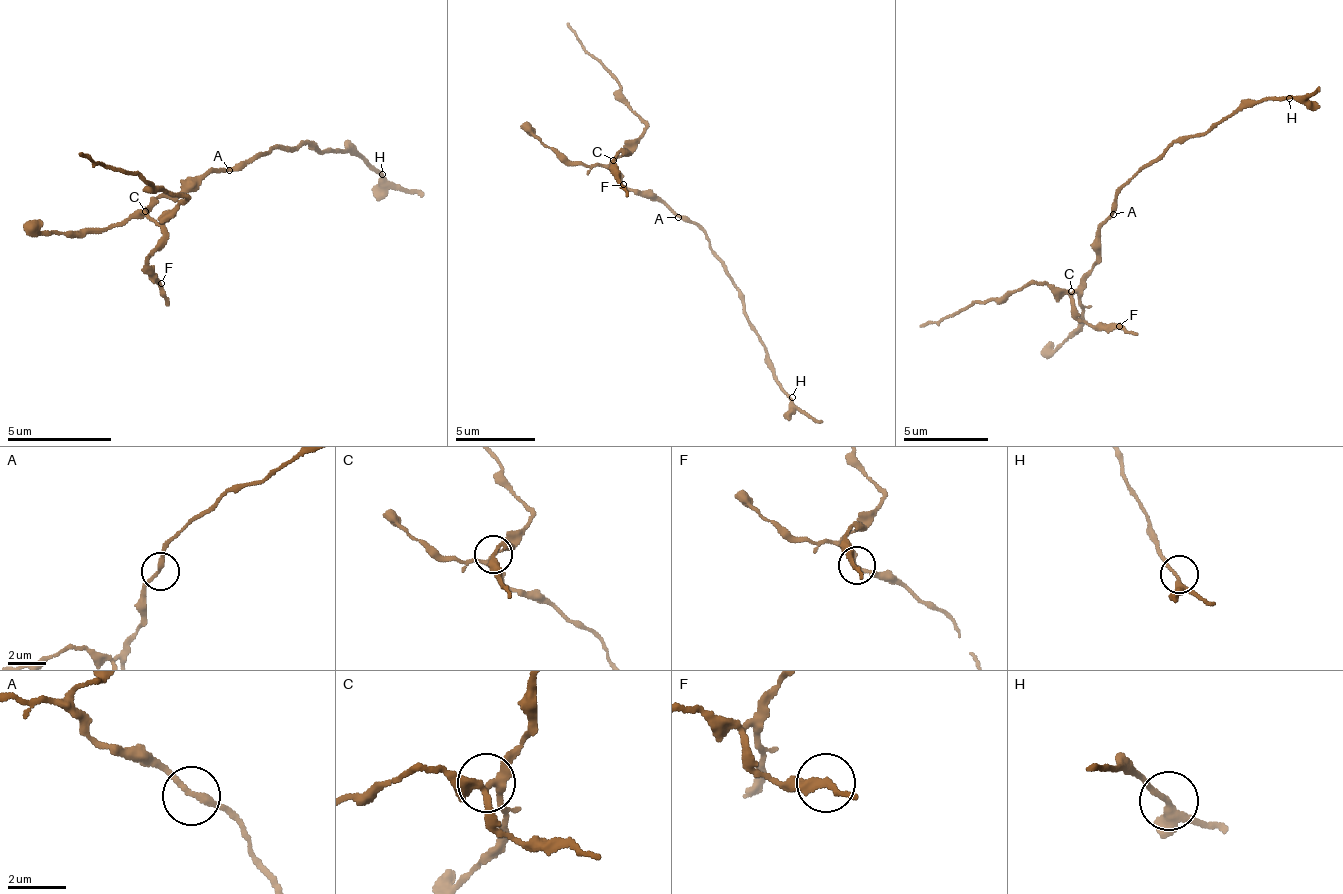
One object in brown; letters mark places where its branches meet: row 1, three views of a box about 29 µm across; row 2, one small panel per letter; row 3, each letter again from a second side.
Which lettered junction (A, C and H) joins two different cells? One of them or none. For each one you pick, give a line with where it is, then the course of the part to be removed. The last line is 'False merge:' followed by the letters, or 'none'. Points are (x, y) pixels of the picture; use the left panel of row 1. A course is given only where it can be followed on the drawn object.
C: (145, 211) | (144, 212), (164, 220), (184, 196), (80, 152)
False merge: C

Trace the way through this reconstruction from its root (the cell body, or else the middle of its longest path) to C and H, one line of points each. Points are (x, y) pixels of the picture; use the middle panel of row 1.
C: (678, 213), (670, 213), (661, 203), (641, 197), (637, 191), (629, 192), (612, 160)
H: (678, 213), (698, 223), (706, 234), (743, 303), (743, 317), (760, 340), (768, 369), (792, 397)

